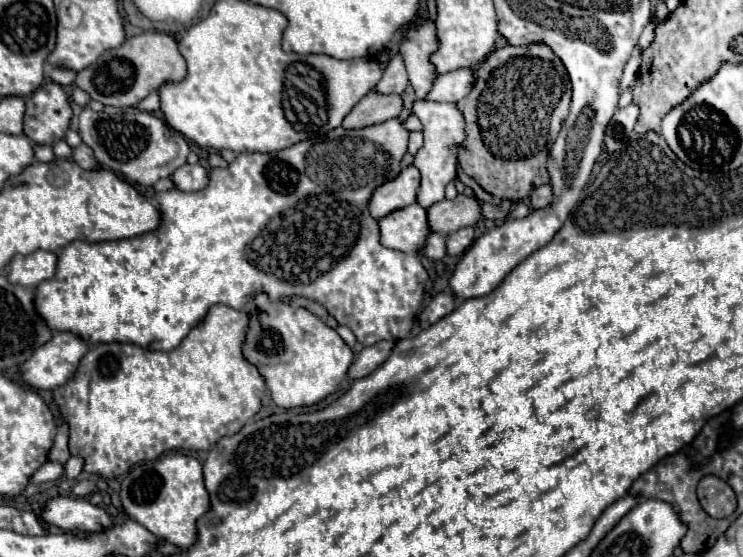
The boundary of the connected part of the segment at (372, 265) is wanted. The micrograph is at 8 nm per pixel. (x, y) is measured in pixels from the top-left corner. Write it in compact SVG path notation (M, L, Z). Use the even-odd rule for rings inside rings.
M389 119L385 123L379 125L371 125L365 129L333 129L329 131L325 137L321 139L311 139L311 141L301 141L293 147L287 147L279 153L241 153L237 155L237 159L227 167L227 169L213 169L209 171L209 185L203 191L195 191L195 193L183 193L179 189L171 189L171 191L163 191L157 193L157 203L159 203L159 211L161 211L161 225L151 233L139 235L139 237L131 237L131 239L117 239L117 241L101 241L101 243L83 243L83 241L73 241L69 243L57 257L57 271L55 277L39 283L35 287L35 307L37 313L45 319L45 323L49 323L51 331L69 331L77 337L81 337L87 345L95 345L95 343L133 343L139 347L145 347L149 351L171 351L175 349L185 335L191 331L191 327L195 327L203 315L207 313L207 309L215 303L223 303L227 307L233 309L241 309L255 293L265 291L273 301L277 299L285 299L285 297L293 297L293 295L303 295L307 299L313 299L317 303L321 303L341 325L347 325L359 343L363 345L375 345L377 341L383 339L397 339L397 337L409 337L411 325L421 309L421 301L423 301L423 289L425 289L425 281L427 281L427 271L421 265L417 255L409 255L403 251L395 251L395 249L387 249L379 243L379 227L377 221L369 215L367 211L367 201L373 193L375 187L379 187L381 183L397 177L399 173L399 161L407 151L407 141L409 141L409 131L403 129L399 119ZM309 147L311 147L311 169L313 175L307 175L307 165L309 165Z

